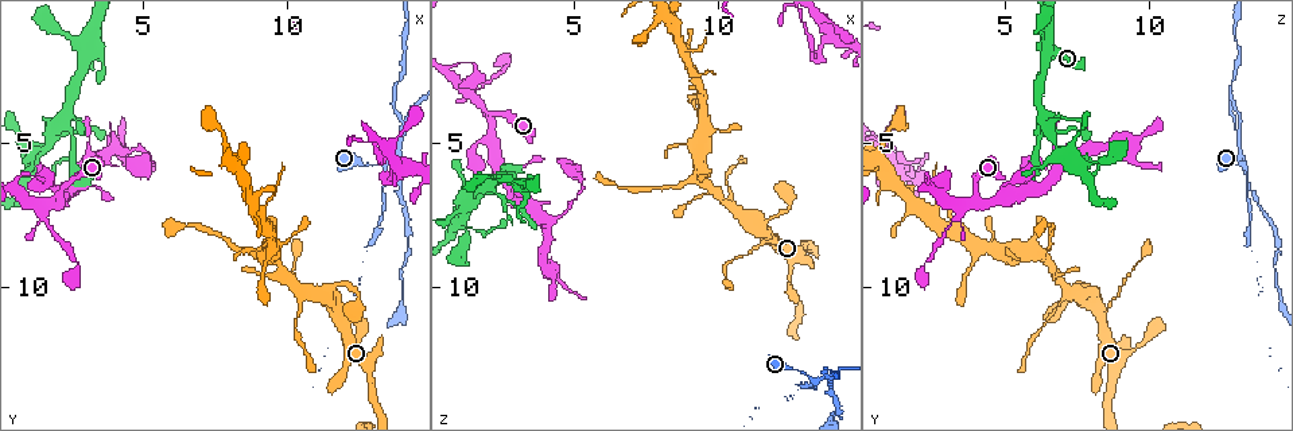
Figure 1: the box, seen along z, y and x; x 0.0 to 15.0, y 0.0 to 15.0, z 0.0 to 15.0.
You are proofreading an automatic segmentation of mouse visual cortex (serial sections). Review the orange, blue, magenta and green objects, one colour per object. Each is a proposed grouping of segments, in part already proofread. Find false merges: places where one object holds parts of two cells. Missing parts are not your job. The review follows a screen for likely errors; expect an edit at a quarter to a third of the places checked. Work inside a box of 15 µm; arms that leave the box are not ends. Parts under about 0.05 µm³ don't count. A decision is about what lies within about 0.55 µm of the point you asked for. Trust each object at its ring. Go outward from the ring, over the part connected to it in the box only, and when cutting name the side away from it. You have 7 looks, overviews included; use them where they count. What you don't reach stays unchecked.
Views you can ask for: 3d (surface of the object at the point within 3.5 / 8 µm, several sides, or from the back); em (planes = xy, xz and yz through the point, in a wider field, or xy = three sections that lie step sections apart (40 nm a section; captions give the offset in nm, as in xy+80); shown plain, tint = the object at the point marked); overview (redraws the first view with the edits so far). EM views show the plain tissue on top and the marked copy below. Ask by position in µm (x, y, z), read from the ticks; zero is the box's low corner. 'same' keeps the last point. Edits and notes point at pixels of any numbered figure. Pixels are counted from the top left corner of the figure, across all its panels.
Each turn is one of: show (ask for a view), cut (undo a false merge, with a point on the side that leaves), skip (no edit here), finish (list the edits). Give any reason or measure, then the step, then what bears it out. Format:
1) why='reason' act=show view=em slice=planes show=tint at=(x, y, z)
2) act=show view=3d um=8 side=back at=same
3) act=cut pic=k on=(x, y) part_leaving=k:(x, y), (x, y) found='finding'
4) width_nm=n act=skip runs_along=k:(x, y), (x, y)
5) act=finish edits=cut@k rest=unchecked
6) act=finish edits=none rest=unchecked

why='thin arm on a thick one' act=show view=em slice=xy step=3 show=tint at=(11.9, 11.1, 8.2)

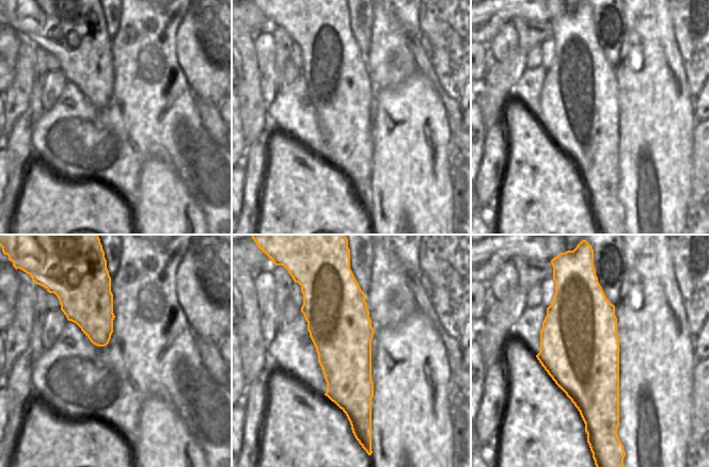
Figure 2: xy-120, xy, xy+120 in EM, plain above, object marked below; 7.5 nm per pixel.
why='wider look' act=show view=3d um=3.5 at=same

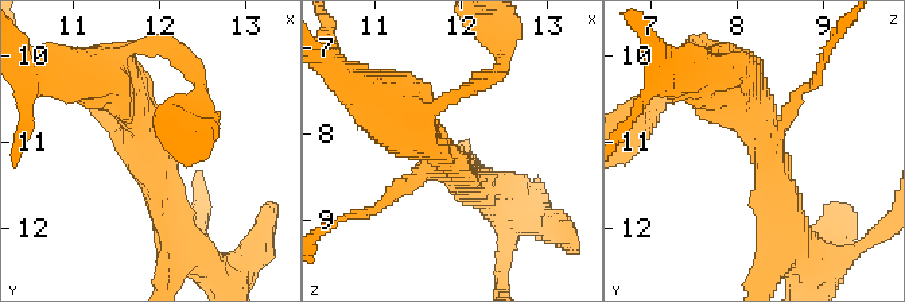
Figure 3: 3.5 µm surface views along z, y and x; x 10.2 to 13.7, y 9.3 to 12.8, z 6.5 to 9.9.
arms=3 arm_widths_nm=150,400,450 act=skip runs_along=3:(174, 221), (144, 131), (103, 77) found='continuous, no second cell'

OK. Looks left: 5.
why='small branch off a trunk' act=show view=3d um=3.5 at=(10.5, 10.1, 7.1)

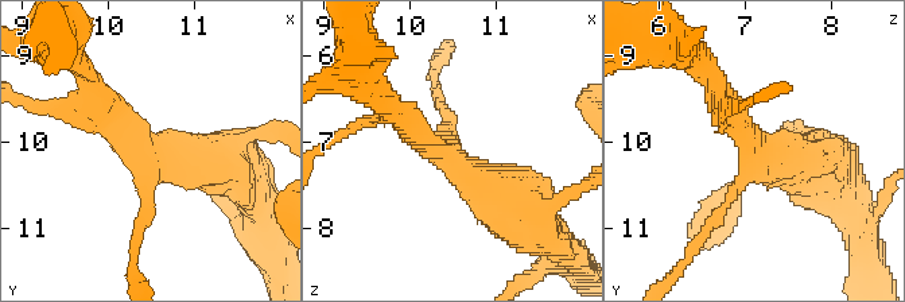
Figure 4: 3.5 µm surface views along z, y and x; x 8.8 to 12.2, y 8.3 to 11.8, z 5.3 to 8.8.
arms=3 arm_widths_nm=150,300,500 act=show view=em slice=xy step=3 show=tint at=(10.45, 10.10, 7.20)

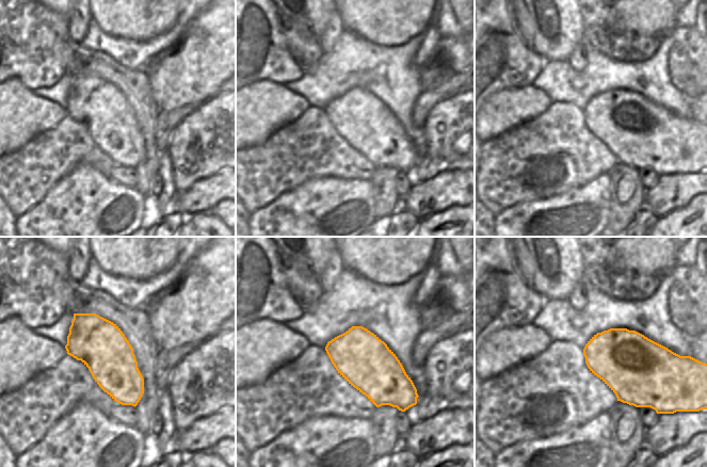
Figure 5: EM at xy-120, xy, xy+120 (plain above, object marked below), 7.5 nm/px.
act=skip found='continuous, no second cell'

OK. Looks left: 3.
why='arms run side by side' act=show view=3d um=3.5 side=back at=(13.7, 5.6, 13.1)

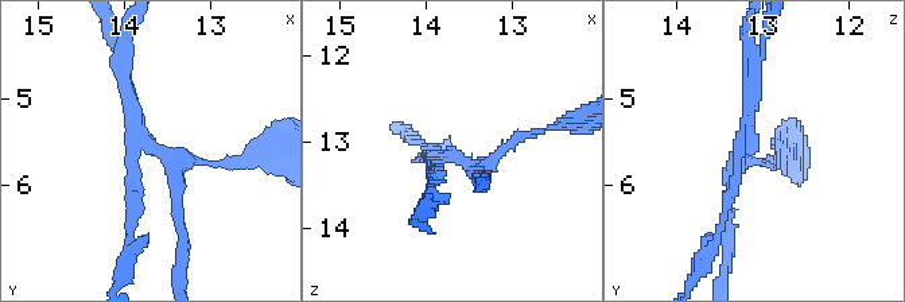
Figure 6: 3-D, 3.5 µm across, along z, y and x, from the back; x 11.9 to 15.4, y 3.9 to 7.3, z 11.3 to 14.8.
arms=4 arm_widths_nm=100,150,150,200 act=show view=em slice=xy step=2 show=tint at=(13.65, 5.55, 13.20)

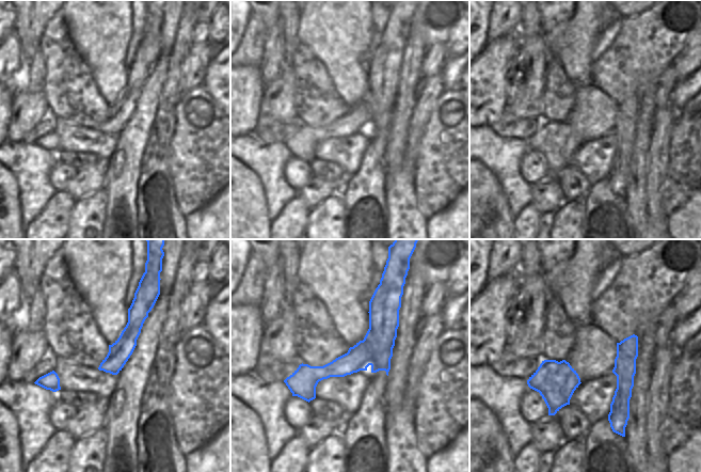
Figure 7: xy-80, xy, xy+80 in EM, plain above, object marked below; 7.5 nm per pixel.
act=cut pic=6 on=(138, 194) found='two cells meet here'

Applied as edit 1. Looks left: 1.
act=finish edits=cut@6 rest=unchecked

